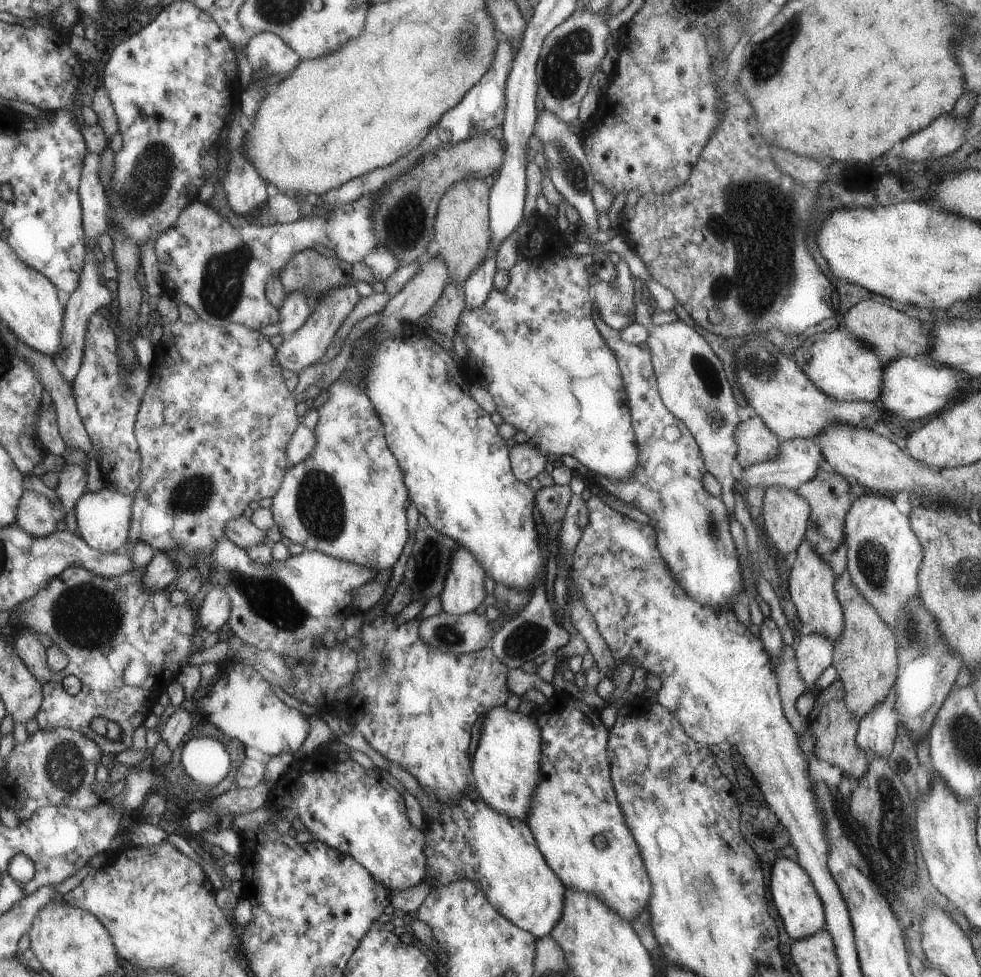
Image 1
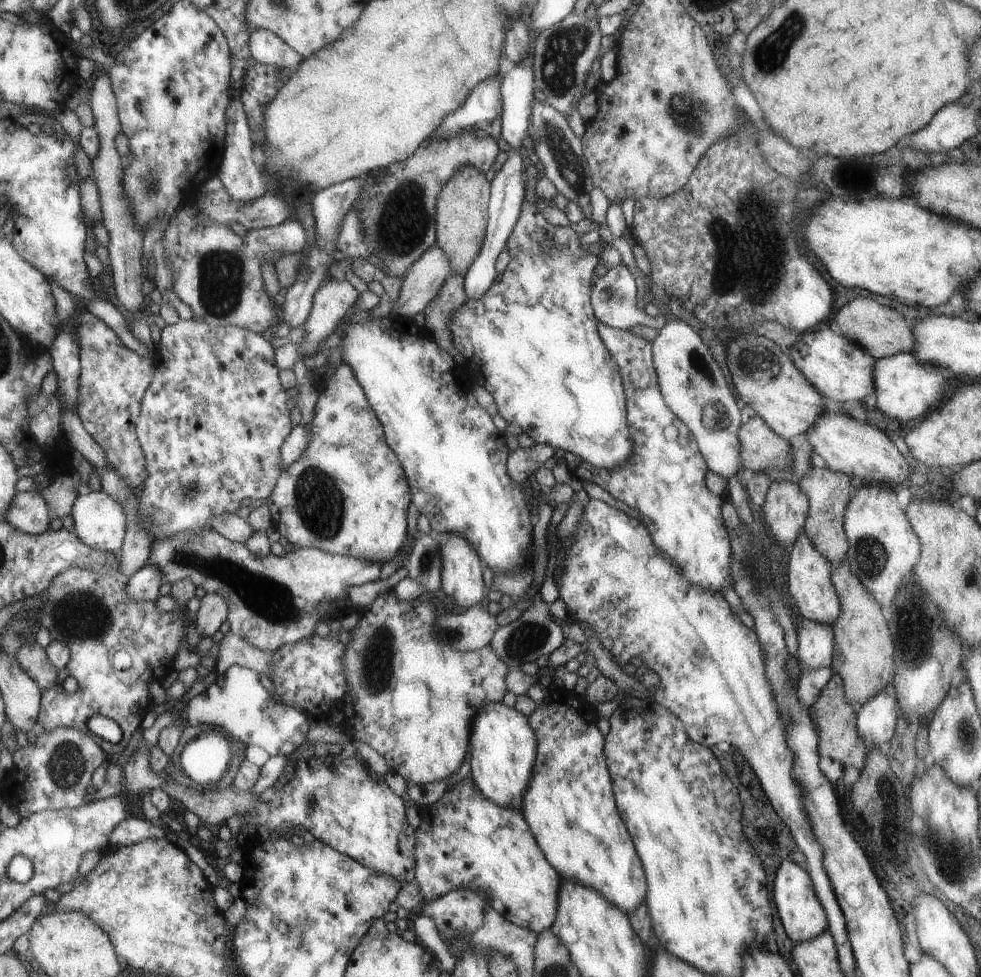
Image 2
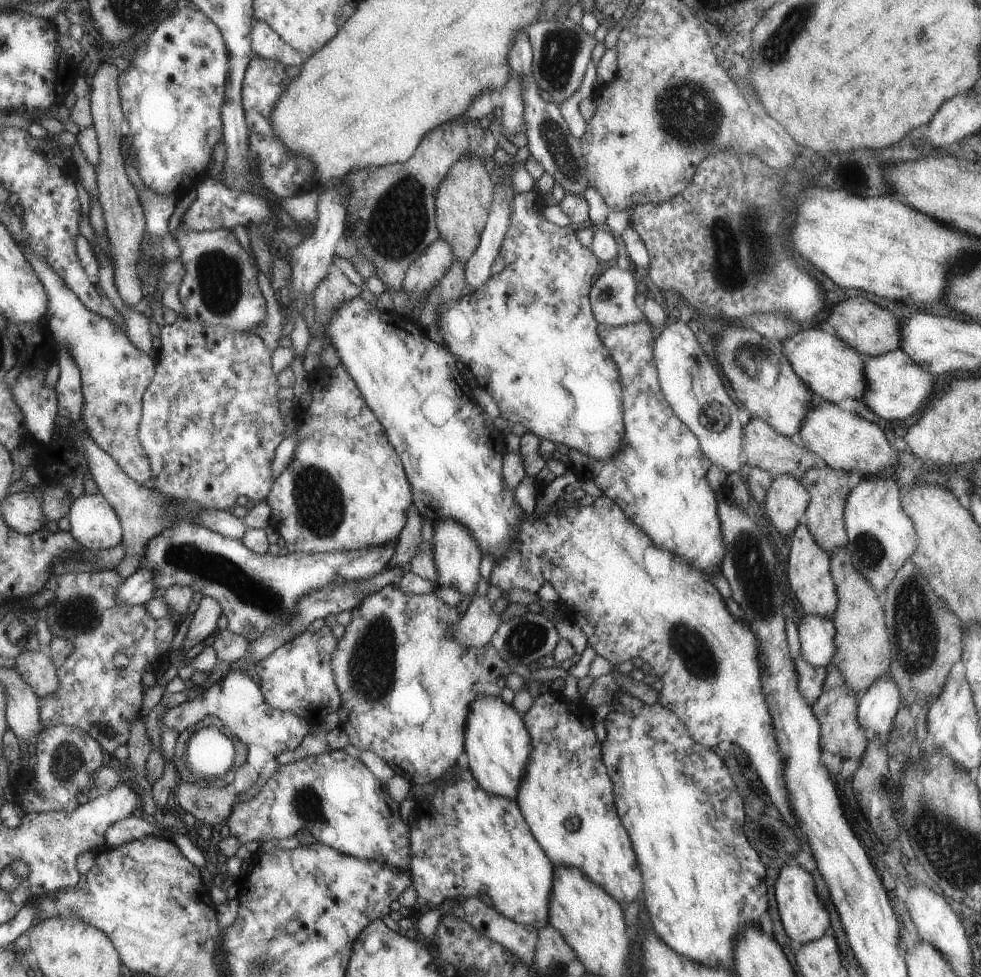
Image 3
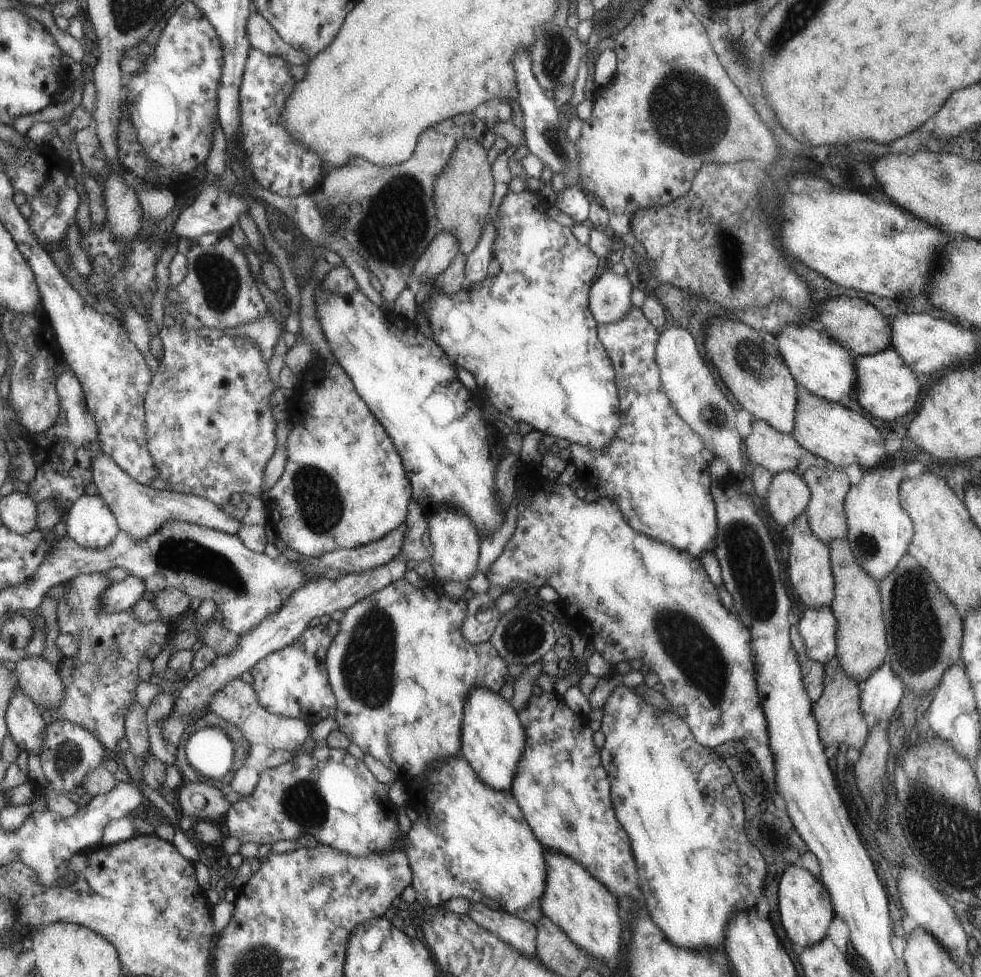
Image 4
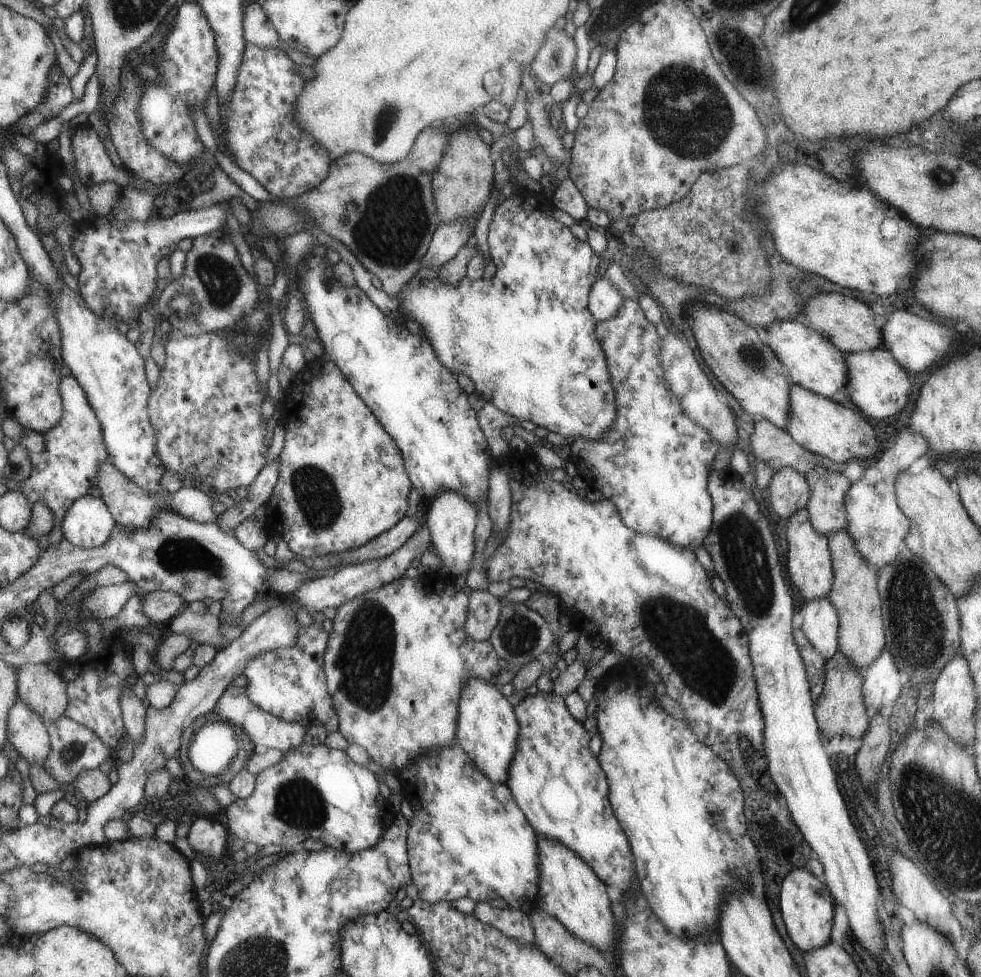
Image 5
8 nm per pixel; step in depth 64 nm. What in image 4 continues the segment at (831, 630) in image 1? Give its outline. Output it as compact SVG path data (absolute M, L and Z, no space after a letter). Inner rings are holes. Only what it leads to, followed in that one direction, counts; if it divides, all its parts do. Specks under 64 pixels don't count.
M803 512L791 522L791 538L787 556L787 578L795 594L806 608L830 607L835 596L835 578L831 569L831 551L820 538L813 534Z

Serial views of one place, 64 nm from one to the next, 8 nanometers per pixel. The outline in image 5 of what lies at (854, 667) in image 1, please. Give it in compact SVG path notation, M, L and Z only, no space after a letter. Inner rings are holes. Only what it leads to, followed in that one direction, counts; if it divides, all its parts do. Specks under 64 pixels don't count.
M846 528L829 533L827 539L835 579L826 596L840 616L840 651L858 671L863 671L863 668L877 660L883 644L886 644L883 642L884 624L881 624L882 610L879 606L880 594L877 594L879 588L875 588L875 570L857 552Z

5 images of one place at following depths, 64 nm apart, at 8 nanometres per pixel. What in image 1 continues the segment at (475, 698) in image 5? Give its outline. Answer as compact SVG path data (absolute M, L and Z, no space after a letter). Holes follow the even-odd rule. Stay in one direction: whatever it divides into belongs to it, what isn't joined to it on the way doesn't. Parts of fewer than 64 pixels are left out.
M505 705L491 707L483 717L479 739L473 758L471 758L470 771L473 774L473 791L475 796L493 807L496 811L521 819L526 823L529 803L540 778L540 727L537 726L534 716L525 716L518 711L509 711Z

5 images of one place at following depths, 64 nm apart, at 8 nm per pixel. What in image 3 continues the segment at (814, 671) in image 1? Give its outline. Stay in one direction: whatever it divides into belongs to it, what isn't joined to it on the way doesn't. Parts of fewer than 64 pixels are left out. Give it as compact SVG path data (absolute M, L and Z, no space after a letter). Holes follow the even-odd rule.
M806 614L796 627L801 656L811 666L825 668L836 652L833 618Z

